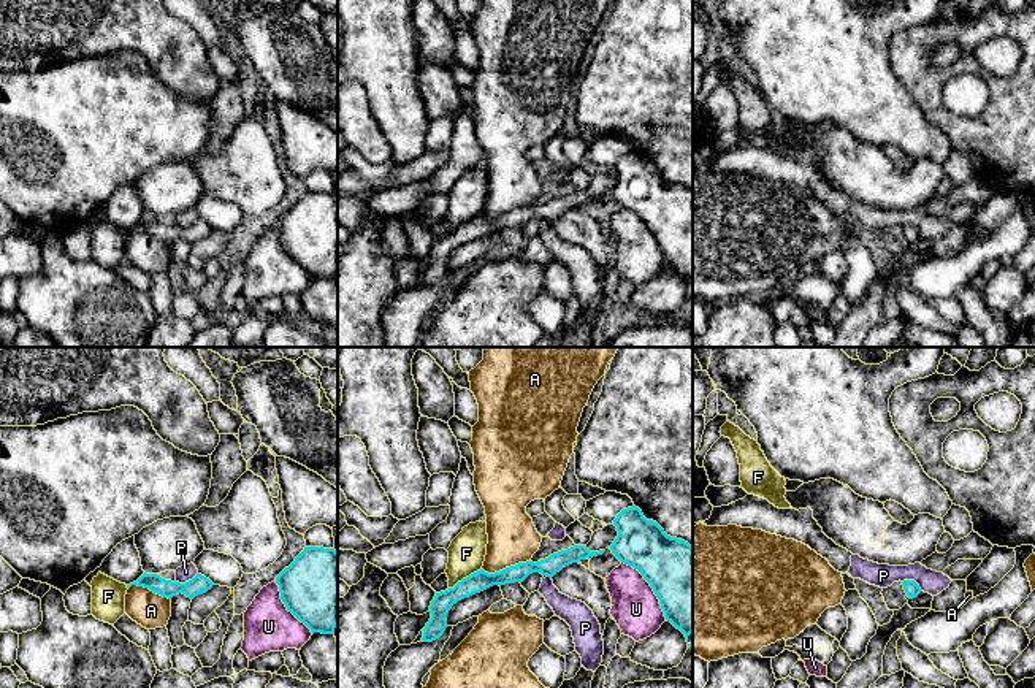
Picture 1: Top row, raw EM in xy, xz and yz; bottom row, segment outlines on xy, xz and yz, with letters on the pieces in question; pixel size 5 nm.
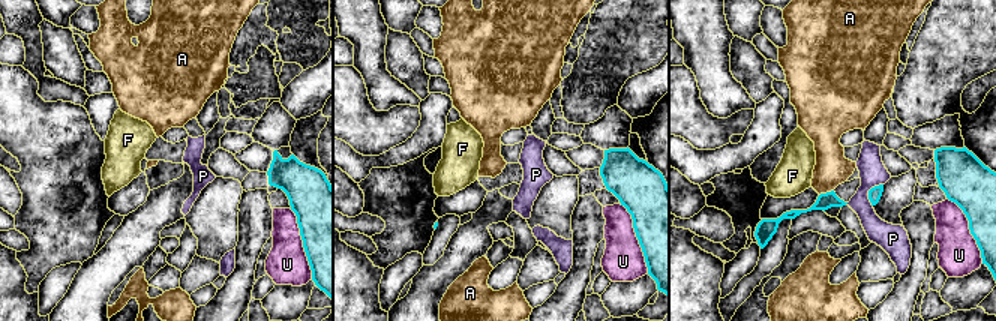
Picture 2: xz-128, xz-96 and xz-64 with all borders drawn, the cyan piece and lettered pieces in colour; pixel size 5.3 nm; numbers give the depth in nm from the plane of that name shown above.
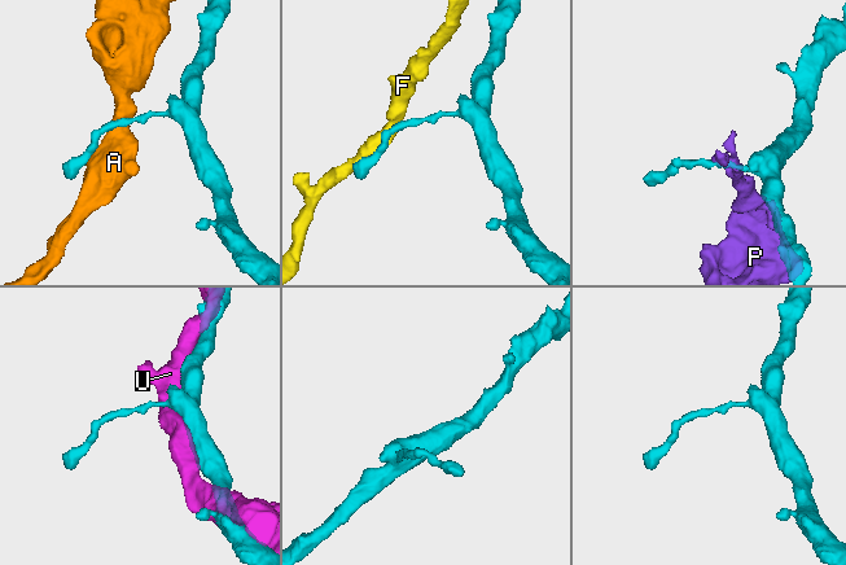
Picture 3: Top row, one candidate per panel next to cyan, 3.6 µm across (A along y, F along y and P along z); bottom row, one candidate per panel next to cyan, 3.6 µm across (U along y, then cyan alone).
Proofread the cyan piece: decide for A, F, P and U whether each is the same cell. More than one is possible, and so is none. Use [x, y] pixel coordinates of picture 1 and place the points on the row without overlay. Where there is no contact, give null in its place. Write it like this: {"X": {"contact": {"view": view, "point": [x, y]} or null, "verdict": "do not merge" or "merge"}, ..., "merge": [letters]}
{"A": {"contact": {"view": "xz", "point": [506, 213]}, "verdict": "do not merge"}, "F": {"contact": {"view": "xz", "point": [466, 222]}, "verdict": "do not merge"}, "P": {"contact": {"view": "yz", "point": [913, 225]}, "verdict": "do not merge"}, "U": {"contact": {"view": "xz", "point": [650, 230]}, "verdict": "do not merge"}, "merge": []}

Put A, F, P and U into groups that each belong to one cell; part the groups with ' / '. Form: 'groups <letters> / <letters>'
groups A / F / P / U

